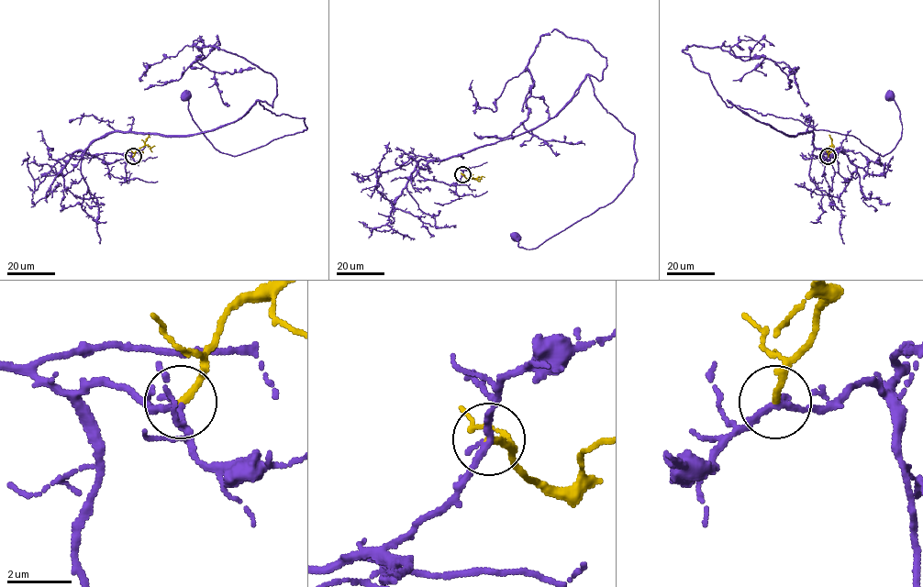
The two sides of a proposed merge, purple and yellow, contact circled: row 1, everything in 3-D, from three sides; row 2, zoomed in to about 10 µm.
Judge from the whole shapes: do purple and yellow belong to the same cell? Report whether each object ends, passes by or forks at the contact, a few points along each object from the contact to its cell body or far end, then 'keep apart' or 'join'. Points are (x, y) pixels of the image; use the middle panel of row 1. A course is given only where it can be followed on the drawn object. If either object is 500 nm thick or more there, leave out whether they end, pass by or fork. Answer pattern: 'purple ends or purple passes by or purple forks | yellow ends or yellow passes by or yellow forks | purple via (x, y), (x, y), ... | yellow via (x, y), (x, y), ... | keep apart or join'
purple passes by | yellow ends | purple via (462, 175), (425, 180), (416, 164), (533, 130), (588, 74), (634, 134), (632, 179), (536, 248), (516, 237) | yellow via (462, 175), (480, 181), (484, 177) | keep apart

